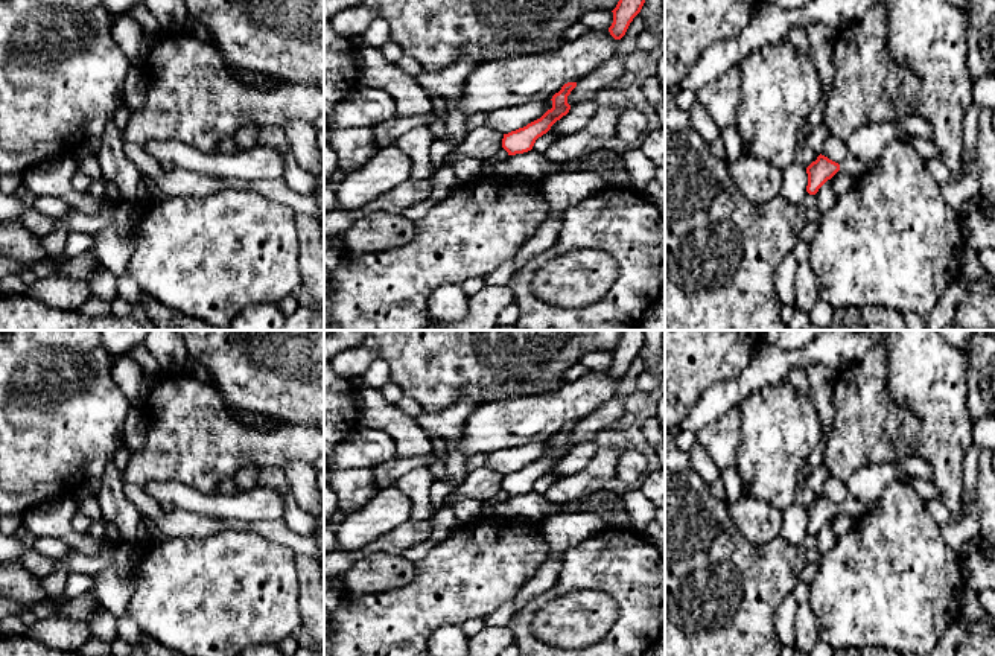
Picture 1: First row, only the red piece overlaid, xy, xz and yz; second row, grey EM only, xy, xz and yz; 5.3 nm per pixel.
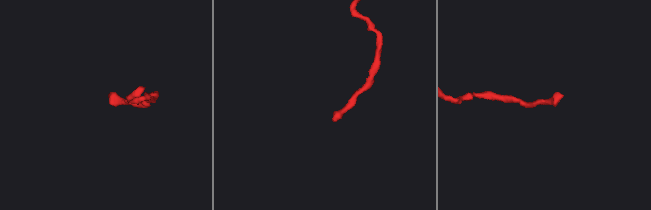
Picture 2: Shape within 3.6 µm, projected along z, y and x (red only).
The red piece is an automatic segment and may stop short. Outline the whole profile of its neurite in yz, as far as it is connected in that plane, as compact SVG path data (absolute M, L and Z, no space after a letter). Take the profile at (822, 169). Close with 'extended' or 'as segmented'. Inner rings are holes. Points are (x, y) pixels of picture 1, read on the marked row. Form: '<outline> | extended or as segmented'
M819 155L815 161L812 161L806 167L808 174L808 186L806 192L809 195L815 195L819 189L831 180L838 170L852 177L852 180L858 180L864 174L870 172L875 167L875 163L861 161L852 155L846 155L840 163L829 160L825 155Z | extended

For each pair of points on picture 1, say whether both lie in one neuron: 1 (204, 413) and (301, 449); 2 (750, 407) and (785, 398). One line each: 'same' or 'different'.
1: same
2: same

